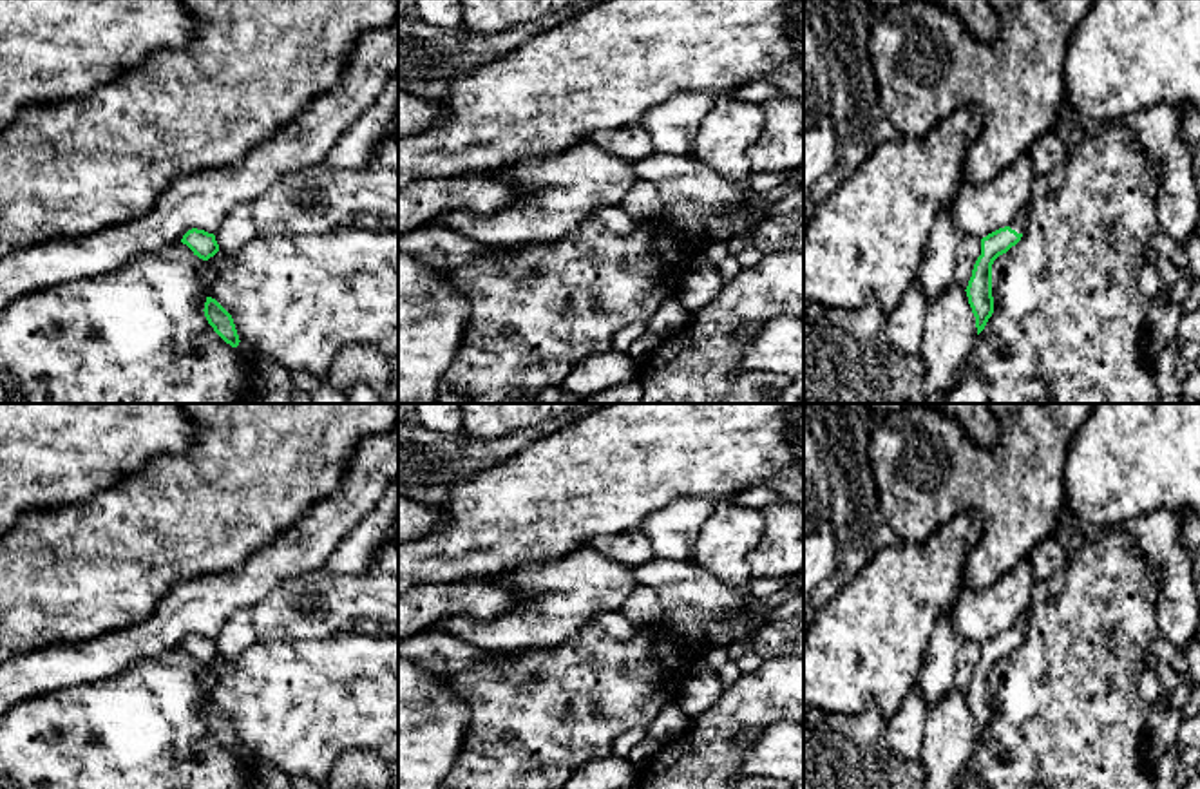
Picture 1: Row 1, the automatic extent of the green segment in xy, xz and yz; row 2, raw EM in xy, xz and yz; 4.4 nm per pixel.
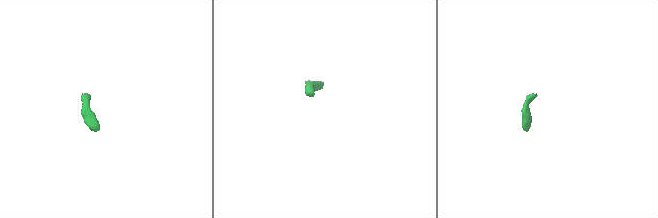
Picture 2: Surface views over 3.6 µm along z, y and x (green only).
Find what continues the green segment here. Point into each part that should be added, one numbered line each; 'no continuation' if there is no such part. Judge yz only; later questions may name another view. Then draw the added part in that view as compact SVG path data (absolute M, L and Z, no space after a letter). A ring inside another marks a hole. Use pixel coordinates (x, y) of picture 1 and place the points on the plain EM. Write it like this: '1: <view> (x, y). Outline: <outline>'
1: yz (1019, 628). Outline: M1030 612L1021 615L1017 619L1017 623L1008 630L1012 635L1015 635L1017 639L1024 639L1026 630L1028 630L1028 619L1030 619Z

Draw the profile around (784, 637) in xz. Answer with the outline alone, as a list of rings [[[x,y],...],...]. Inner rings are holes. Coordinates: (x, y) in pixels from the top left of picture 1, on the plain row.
[[[804,612],[775,623],[766,621],[751,633],[746,648],[764,661],[804,657]]]

